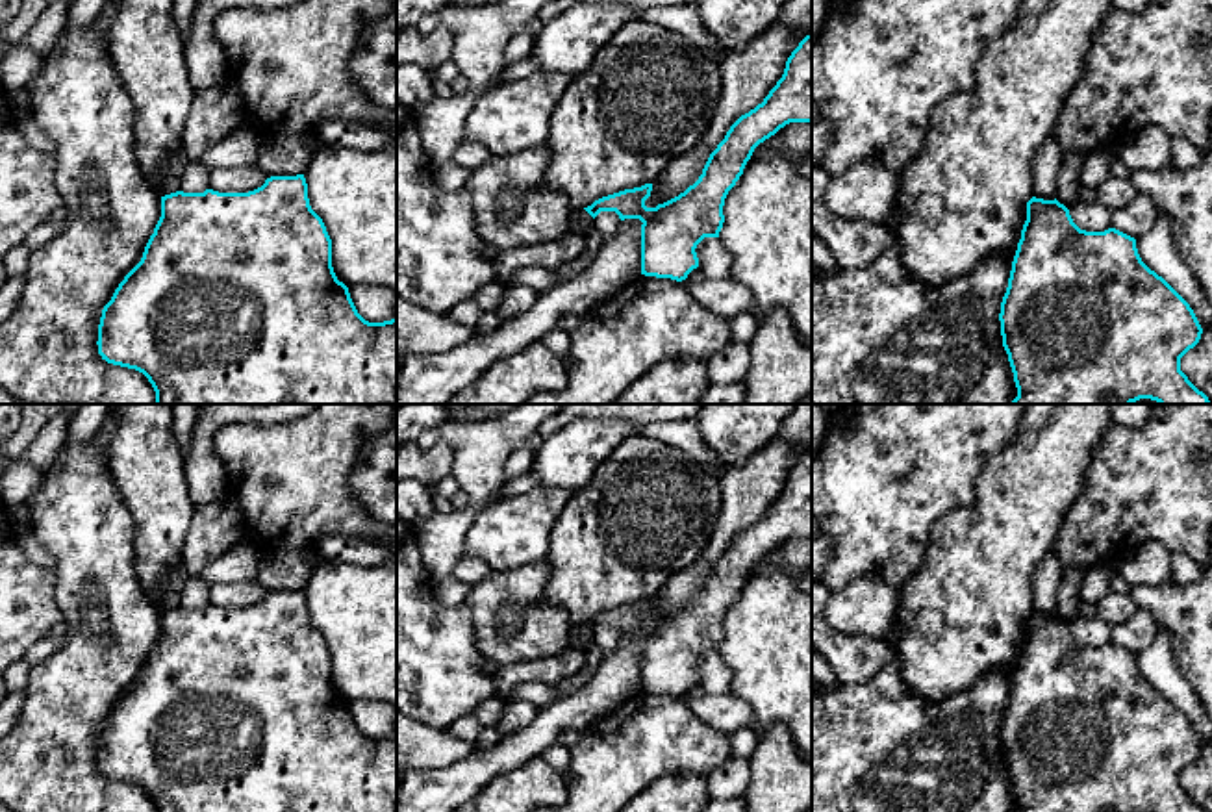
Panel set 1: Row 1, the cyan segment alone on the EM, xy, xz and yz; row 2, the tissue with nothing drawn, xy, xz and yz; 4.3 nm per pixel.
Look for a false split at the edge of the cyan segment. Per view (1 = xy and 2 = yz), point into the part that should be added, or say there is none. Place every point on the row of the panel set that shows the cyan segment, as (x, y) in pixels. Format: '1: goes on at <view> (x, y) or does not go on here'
1: does not go on here
2: does not go on here

